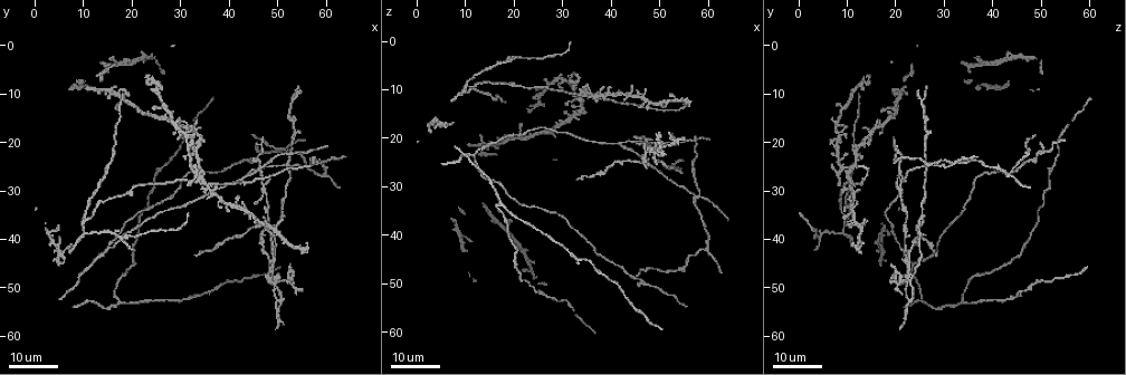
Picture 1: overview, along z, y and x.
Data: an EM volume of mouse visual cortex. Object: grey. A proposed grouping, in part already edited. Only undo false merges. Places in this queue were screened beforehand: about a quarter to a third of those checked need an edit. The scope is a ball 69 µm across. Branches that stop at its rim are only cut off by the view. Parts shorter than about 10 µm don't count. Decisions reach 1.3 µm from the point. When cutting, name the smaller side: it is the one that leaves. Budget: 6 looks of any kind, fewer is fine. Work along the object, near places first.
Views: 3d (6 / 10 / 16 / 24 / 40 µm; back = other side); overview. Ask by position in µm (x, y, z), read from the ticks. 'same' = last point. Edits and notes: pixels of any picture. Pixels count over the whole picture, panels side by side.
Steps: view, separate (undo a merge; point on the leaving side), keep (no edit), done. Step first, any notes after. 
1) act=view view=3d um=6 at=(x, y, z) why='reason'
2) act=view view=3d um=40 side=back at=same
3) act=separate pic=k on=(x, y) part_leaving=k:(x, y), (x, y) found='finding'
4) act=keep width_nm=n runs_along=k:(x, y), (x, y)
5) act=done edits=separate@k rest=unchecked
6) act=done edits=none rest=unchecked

act=view view=3d um=24 at=(42.0, 27.5, 21.0) why='arms run side by side'

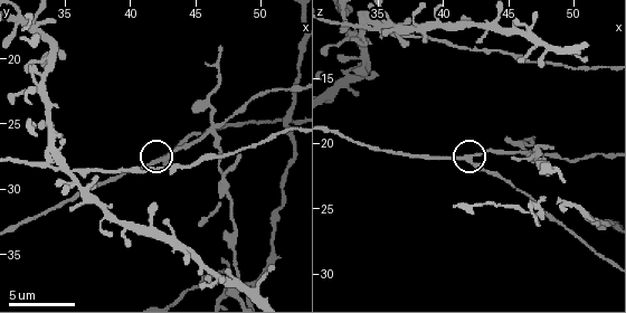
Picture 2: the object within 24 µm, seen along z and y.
act=view view=3d um=6 at=(42.2, 27.8, 21.0)

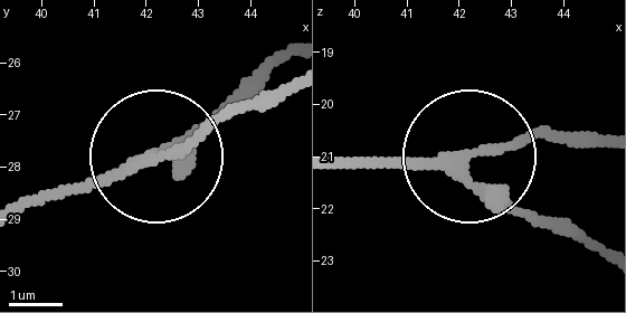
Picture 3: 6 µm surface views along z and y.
act=keep width_nm=230 runs_along=3:(18, 215), (146, 166), (254, 73) found='one neuron here'

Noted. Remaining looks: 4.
act=view view=3d um=16 at=(35.8, 29.4, 10.6) why='four-way junction'

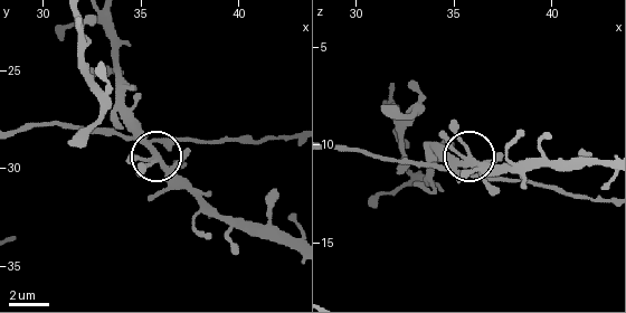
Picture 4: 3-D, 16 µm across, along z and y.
act=view view=3d um=6 at=(35.8, 29.3, 10.7) why='zoom in'

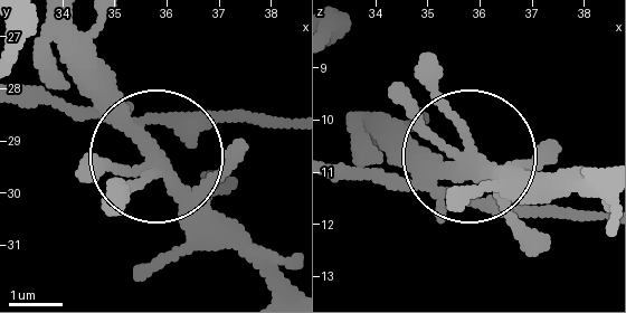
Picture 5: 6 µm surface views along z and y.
act=keep found='all the same neuron'

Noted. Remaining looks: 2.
act=view view=3d um=6 at=(46.4, 25.8, 20.8) why='four arms meet'

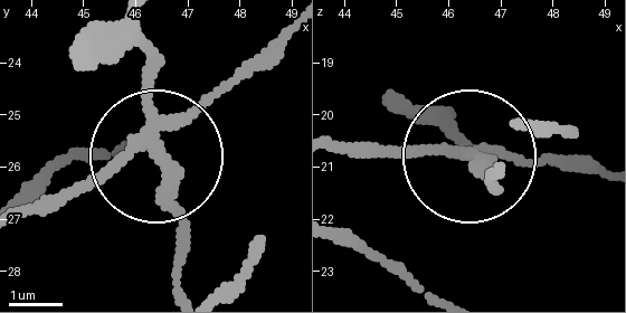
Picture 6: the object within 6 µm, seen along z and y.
act=separate pic=6 on=(169, 202) arms=4 part_leaving=6:(146, 136), (181, 293) found='a second neuron is stuck on'

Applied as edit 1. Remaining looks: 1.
act=done edits=separate@6 rest=unchecked

